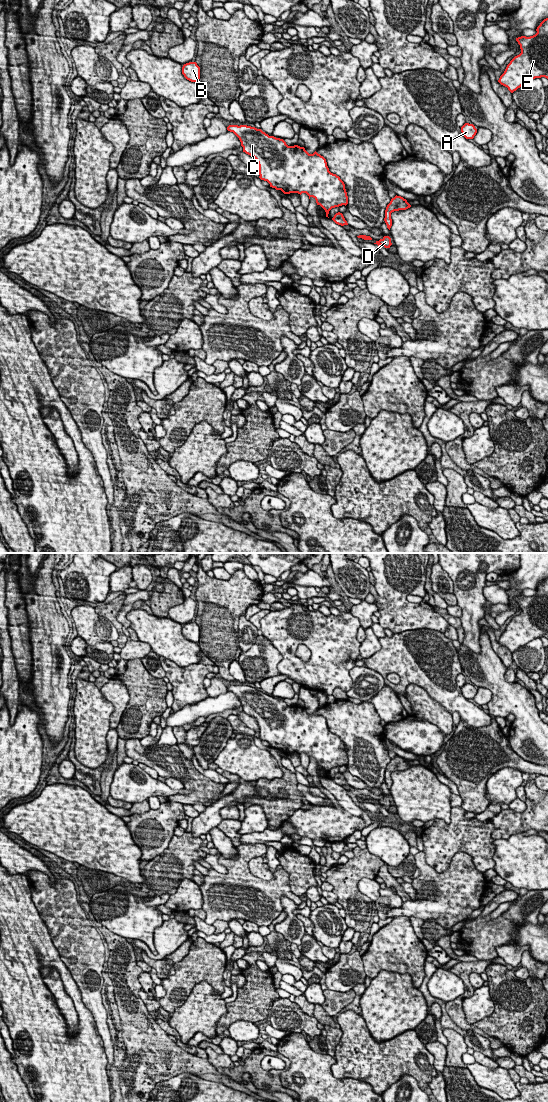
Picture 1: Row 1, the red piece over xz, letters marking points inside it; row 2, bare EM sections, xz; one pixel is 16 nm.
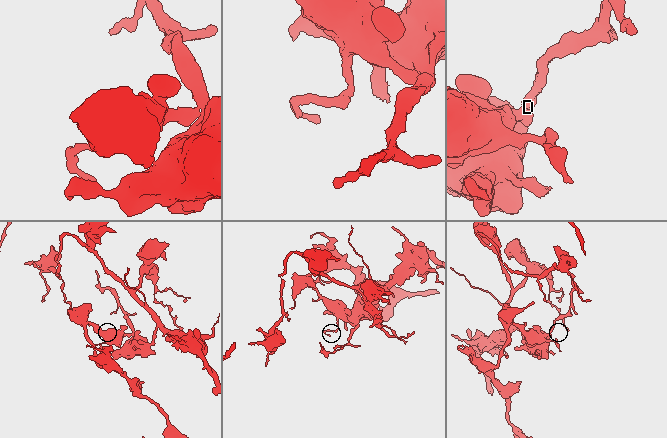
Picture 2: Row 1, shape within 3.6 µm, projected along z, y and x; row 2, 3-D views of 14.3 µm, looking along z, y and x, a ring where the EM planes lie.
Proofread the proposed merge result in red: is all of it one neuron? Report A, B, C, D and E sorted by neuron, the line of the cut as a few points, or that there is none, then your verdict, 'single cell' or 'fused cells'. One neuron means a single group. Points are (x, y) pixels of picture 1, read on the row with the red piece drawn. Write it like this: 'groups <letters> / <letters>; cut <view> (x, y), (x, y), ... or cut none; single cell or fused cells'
groups A D E / B C; cut xz (378, 241), (380, 244); fused cells

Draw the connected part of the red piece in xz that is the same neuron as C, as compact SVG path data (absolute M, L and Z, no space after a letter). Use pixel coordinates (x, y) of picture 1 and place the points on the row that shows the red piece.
M229 125L227 130L233 132L240 140L243 152L254 157L259 165L259 178L267 181L270 187L281 190L284 194L306 193L313 197L328 217L332 208L348 204L344 182L339 176L329 171L326 159L316 151L309 154L304 147L288 146L283 139L269 136L261 129L247 125Z

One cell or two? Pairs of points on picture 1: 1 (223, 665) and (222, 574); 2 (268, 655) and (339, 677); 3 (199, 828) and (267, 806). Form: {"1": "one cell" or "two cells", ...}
{"1": "two cells", "2": "two cells", "3": "two cells"}

